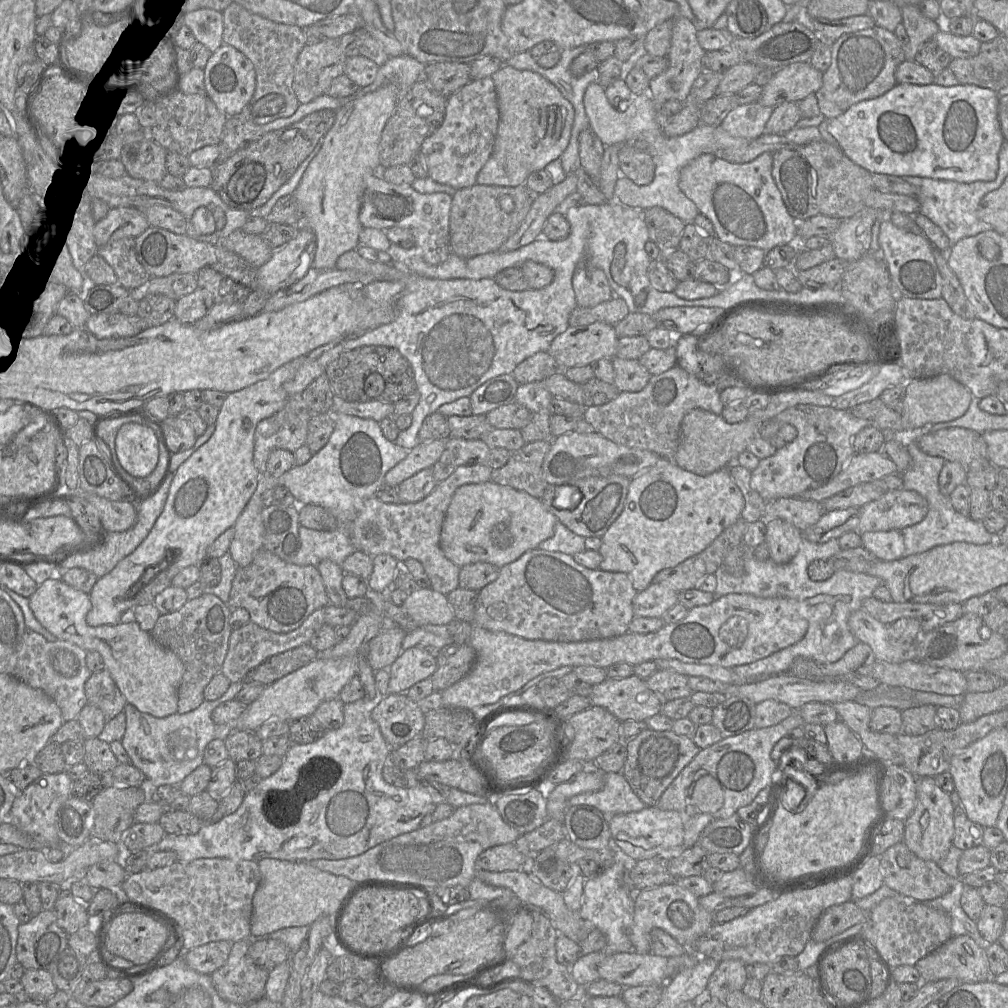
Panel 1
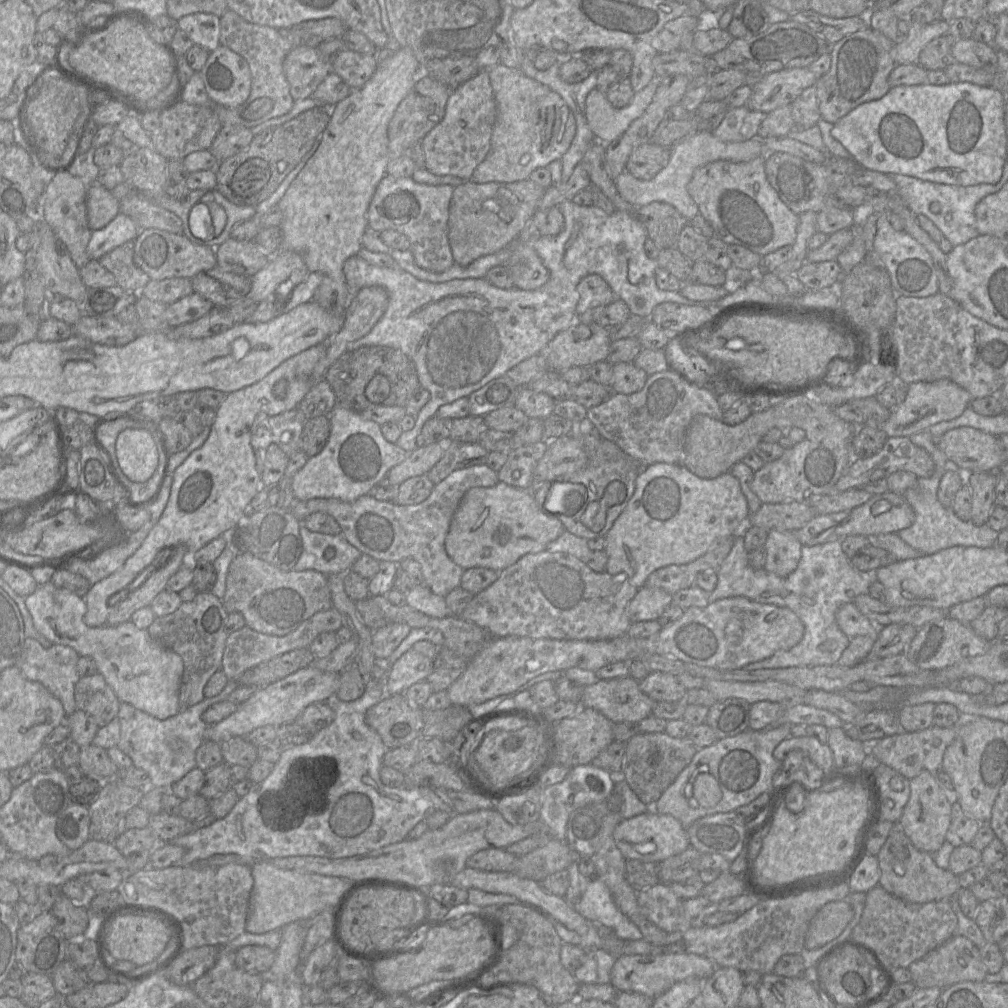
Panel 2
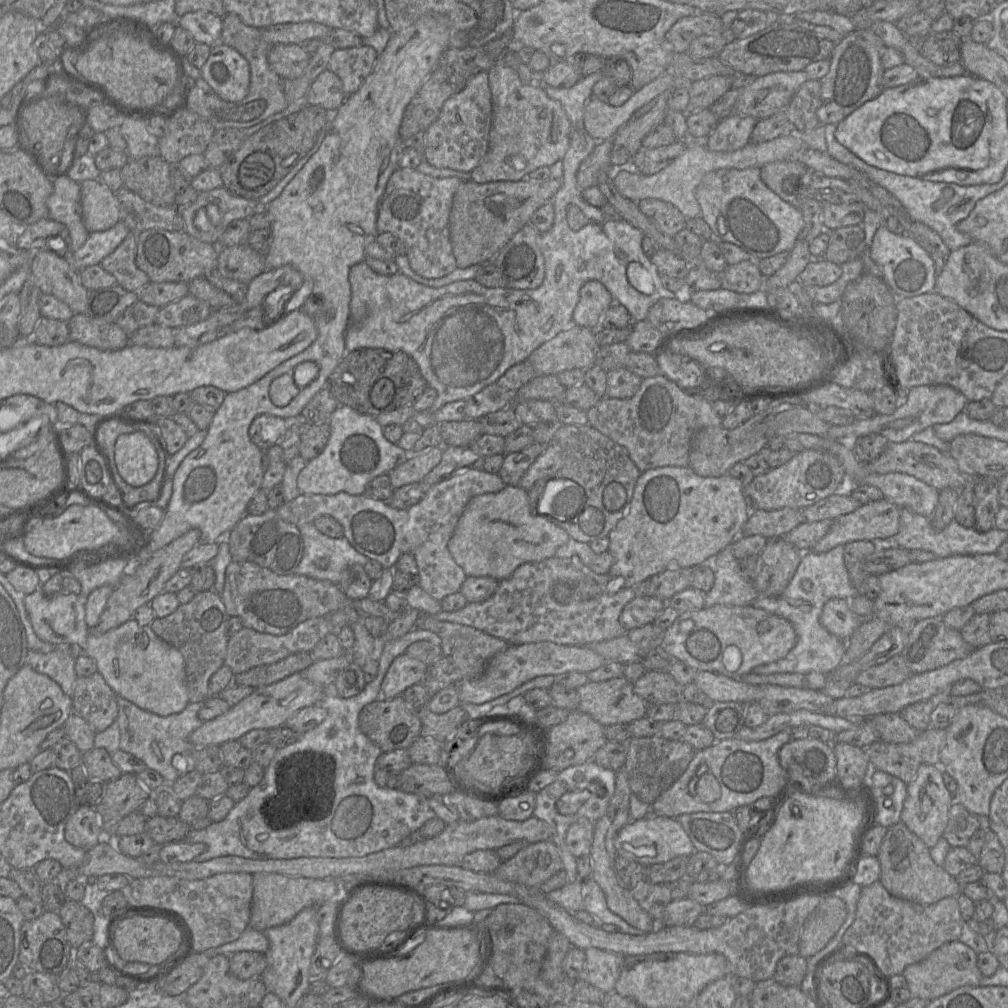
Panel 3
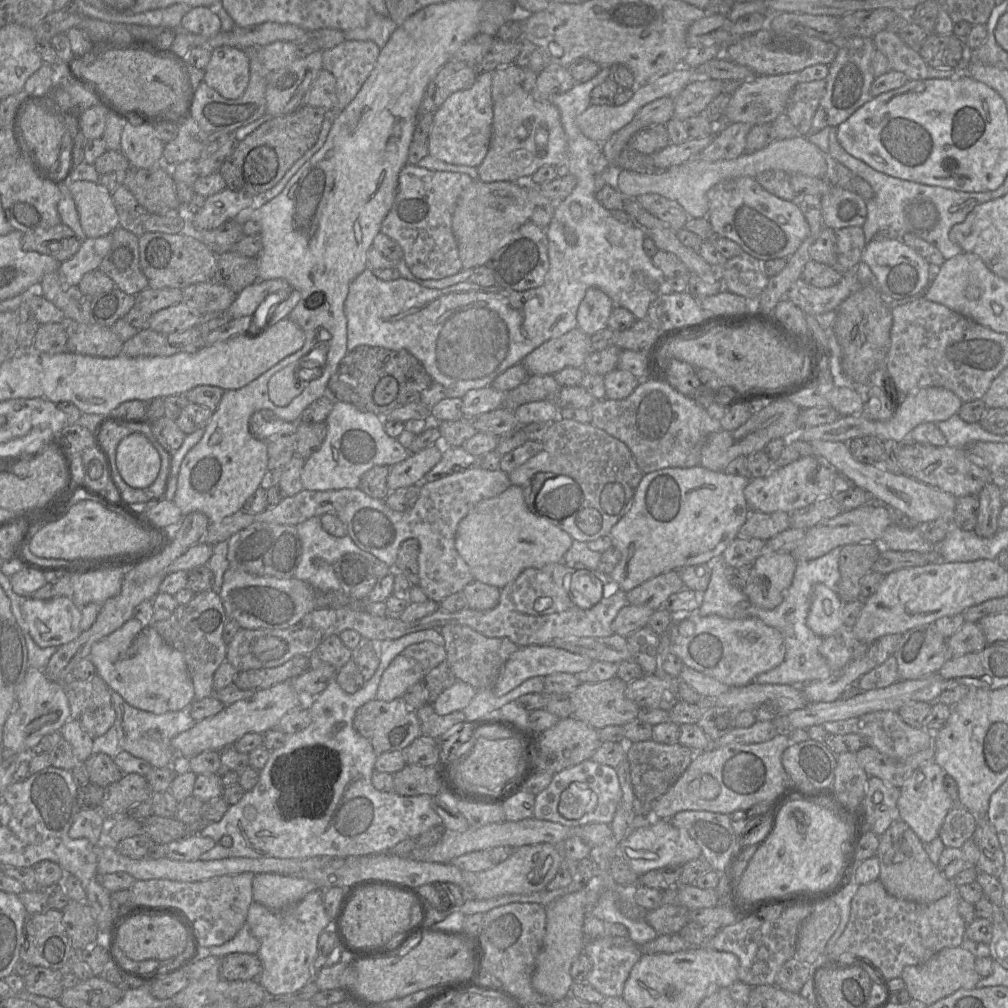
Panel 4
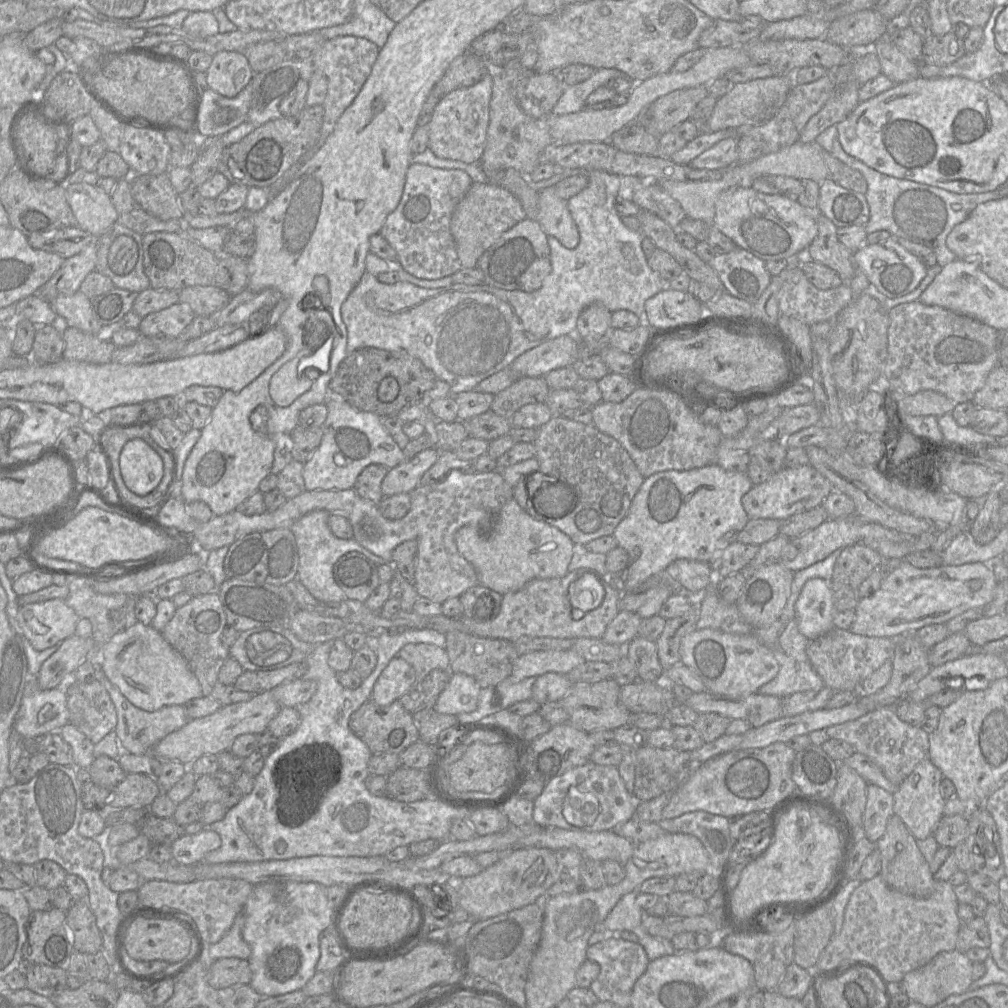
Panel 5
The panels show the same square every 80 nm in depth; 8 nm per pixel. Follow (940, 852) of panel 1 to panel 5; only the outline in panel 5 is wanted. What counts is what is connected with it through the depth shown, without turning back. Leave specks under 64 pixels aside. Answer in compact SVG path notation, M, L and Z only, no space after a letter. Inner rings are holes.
M924 759L897 786L897 790L893 793L894 815L901 818L917 840L924 840L930 835L933 835L936 826L944 816L943 810L946 800L940 792L942 778L943 774L941 770L930 759Z

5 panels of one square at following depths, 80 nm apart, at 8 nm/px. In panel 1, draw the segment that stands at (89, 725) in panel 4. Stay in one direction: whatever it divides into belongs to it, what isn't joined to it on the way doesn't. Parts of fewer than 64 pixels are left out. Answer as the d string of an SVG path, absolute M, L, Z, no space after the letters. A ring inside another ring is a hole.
M107 669L92 674L84 688L88 704L99 708L106 722L124 711L127 701Z

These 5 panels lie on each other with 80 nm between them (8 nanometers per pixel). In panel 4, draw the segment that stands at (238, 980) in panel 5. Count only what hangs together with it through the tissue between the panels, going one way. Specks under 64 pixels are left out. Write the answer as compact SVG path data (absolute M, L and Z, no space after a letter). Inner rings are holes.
M230 953L221 958L220 974L226 980L257 979L262 964L257 954Z

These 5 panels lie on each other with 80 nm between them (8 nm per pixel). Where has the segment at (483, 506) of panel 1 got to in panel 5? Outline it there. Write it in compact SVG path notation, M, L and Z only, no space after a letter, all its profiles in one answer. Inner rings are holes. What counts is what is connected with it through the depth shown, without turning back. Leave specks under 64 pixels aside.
M507 501L495 517L491 531L485 535L473 526L463 526L455 533L459 553L474 568L478 584L501 595L521 589L533 579L561 578L570 571L568 566L573 555L573 541L562 531L546 522L532 518L517 501Z

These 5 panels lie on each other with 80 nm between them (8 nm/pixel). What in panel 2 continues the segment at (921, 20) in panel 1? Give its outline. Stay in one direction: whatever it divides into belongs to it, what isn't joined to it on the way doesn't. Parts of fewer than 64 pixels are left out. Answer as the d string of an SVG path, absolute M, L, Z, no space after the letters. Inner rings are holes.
M937 21L930 24L911 22L906 39L903 42L895 43L892 47L891 56L896 66L917 63L923 48L937 37L940 37Z

